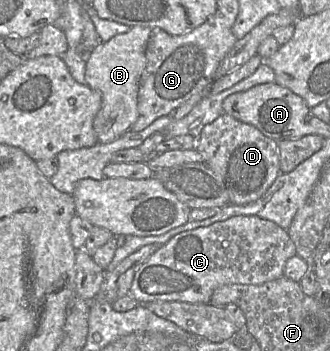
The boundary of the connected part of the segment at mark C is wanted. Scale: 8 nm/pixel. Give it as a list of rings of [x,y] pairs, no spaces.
[[[255,215],[233,216],[175,235],[156,250],[135,272],[128,295],[139,304],[155,301],[209,303],[213,292],[224,285],[260,285],[284,276],[288,259],[296,255],[295,245],[288,231],[273,221]]]

